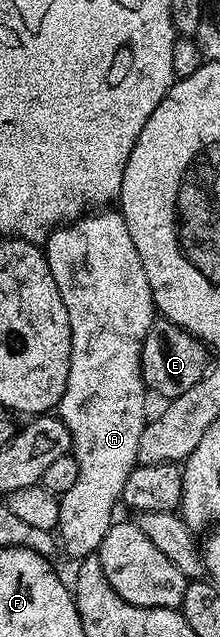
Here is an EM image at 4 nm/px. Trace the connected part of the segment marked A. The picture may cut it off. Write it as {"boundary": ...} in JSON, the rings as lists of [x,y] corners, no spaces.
{"boundary":[[[95,209],[84,213],[66,225],[60,225],[48,234],[45,254],[49,273],[57,281],[57,293],[65,301],[65,313],[69,313],[71,330],[71,356],[69,377],[65,393],[57,408],[60,421],[71,434],[71,451],[77,463],[77,481],[70,486],[59,501],[59,526],[57,539],[75,561],[98,552],[105,533],[113,522],[111,514],[123,498],[125,481],[139,463],[138,445],[141,433],[147,427],[147,398],[149,392],[143,384],[141,373],[141,349],[149,325],[157,318],[153,293],[149,289],[149,277],[145,277],[145,265],[141,265],[141,253],[129,237],[129,225],[125,225],[118,210]]]}

